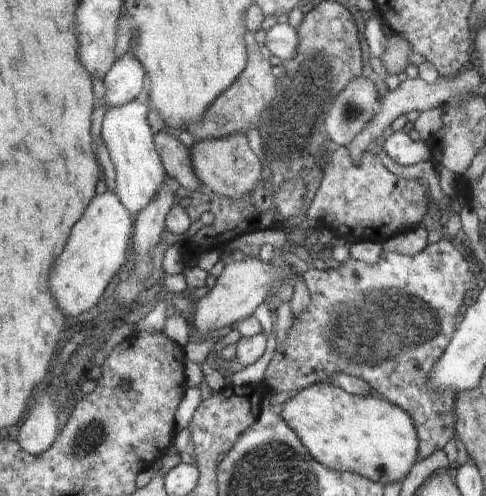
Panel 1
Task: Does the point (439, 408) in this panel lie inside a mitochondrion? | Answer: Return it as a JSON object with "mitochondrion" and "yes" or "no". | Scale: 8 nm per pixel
{"mitochondrion":"no"}

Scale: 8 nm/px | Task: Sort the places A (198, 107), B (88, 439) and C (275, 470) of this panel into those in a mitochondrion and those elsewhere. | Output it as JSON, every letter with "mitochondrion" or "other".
{"A":"other","B":"mitochondrion","C":"mitochondrion"}

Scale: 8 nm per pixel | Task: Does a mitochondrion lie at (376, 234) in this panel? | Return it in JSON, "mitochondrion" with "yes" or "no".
{"mitochondrion":"no"}

